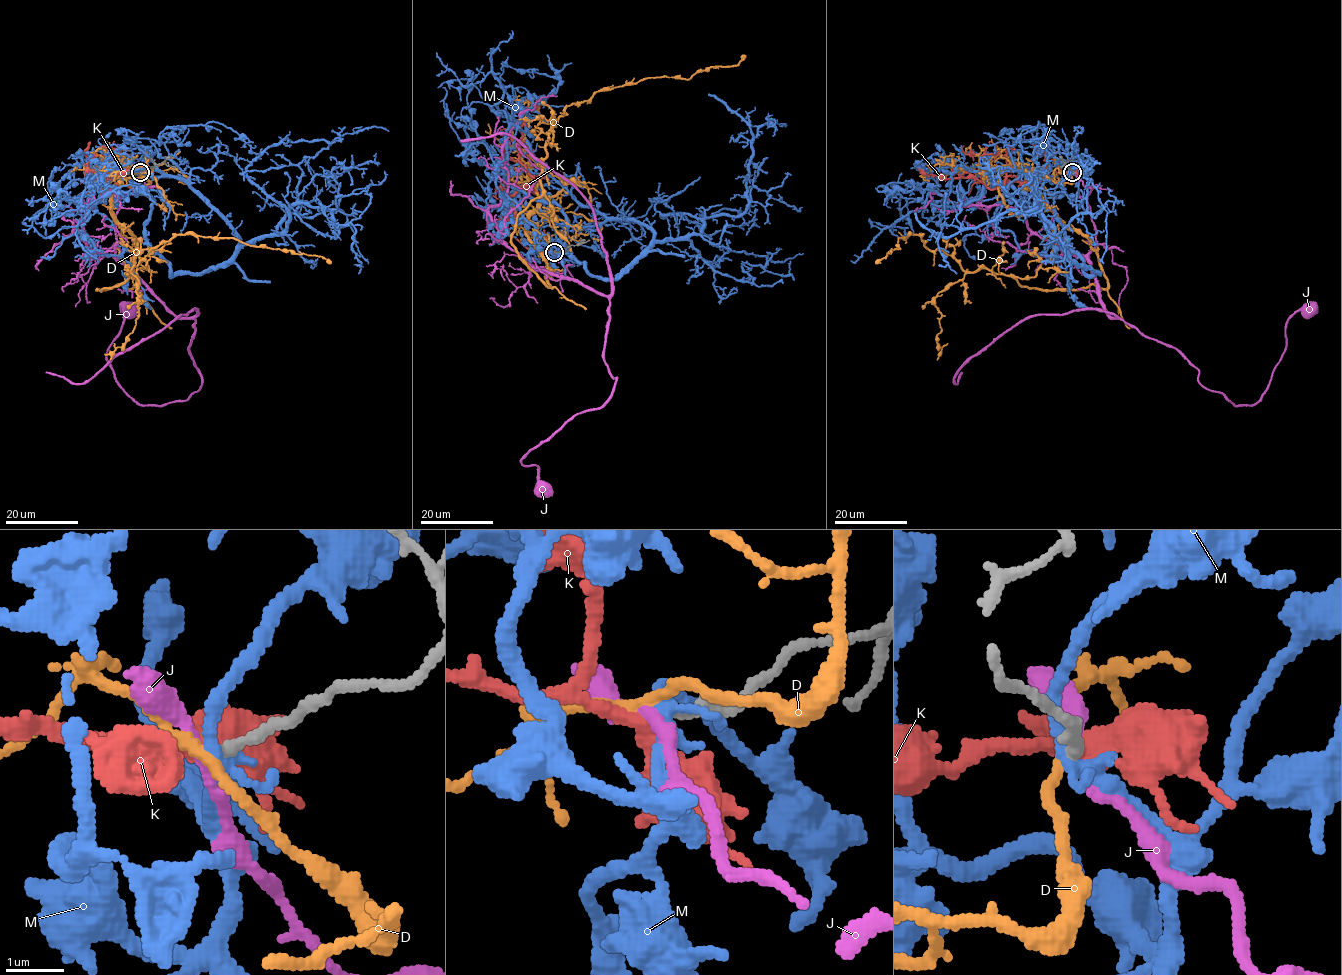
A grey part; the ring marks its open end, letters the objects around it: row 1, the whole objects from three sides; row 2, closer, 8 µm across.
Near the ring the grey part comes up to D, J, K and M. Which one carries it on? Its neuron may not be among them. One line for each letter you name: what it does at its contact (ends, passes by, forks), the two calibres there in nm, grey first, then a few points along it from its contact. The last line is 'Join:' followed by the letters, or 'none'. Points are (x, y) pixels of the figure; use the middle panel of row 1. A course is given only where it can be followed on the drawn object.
K: it passes by; calibres 200 and 320 nm; course (554, 252), (528, 250), (506, 228), (510, 199), (534, 179), (519, 160), (521, 119), (524, 112), (543, 98)
Join: K

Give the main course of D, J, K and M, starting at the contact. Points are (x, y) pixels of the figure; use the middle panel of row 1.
D: (554, 252), (565, 237), (534, 212), (527, 238), (549, 287), (511, 233), (543, 192), (563, 110), (746, 55)
J: (554, 252), (561, 272), (530, 276), (542, 269), (608, 298), (616, 382), (599, 409), (521, 459), (544, 489)
K: (554, 252), (528, 250), (506, 228), (510, 199), (534, 179), (519, 160), (521, 119), (524, 112), (543, 98)
M: (554, 252), (545, 219), (636, 220), (677, 240), (738, 215), (767, 117), (773, 136)

